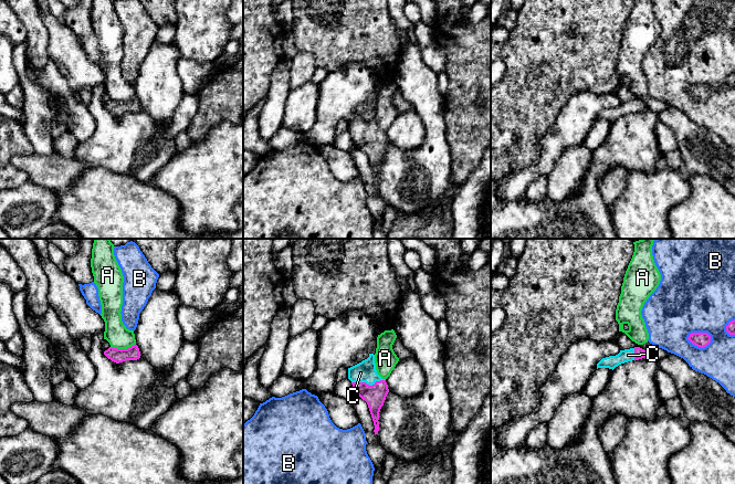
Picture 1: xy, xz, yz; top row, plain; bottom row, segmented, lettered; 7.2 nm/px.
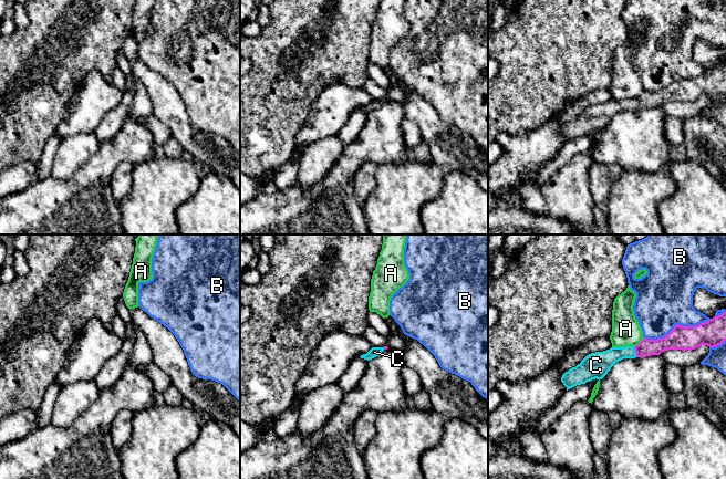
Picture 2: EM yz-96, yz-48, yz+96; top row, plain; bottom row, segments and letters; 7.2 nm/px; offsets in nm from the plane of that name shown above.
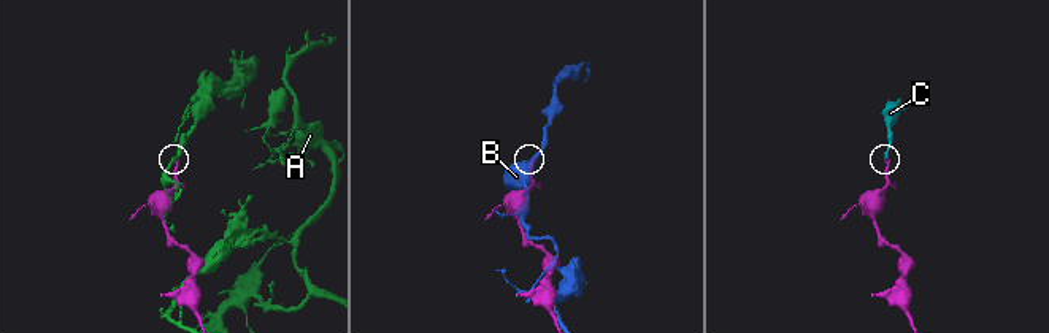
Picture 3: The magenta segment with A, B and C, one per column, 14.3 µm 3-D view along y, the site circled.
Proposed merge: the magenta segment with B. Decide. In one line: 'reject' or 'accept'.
reject

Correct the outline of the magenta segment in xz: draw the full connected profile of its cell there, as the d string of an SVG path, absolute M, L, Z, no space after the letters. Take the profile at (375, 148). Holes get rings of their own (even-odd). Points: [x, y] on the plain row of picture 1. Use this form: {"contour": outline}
{"contour": "M369 106L367 112L348 120L348 131L356 147L367 155L375 178L374 185L378 187L379 165L389 141L386 131L377 126L375 107Z"}

